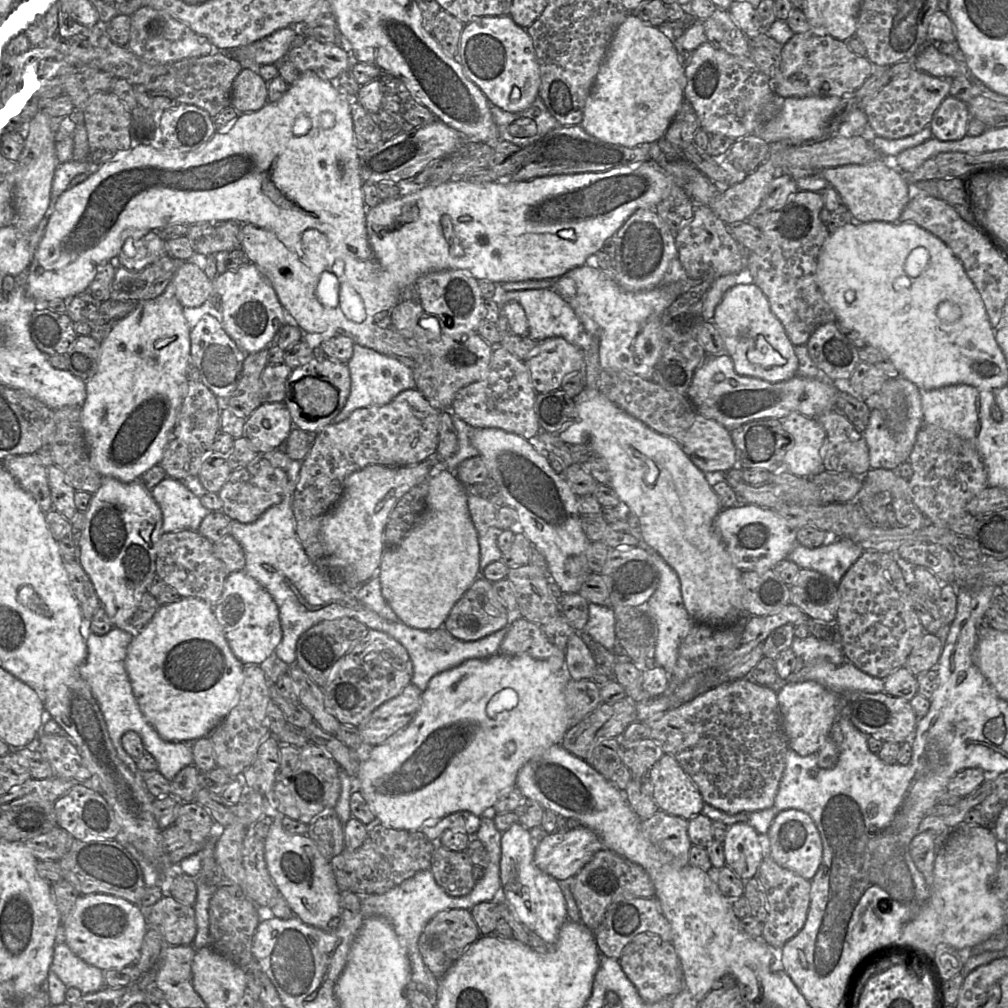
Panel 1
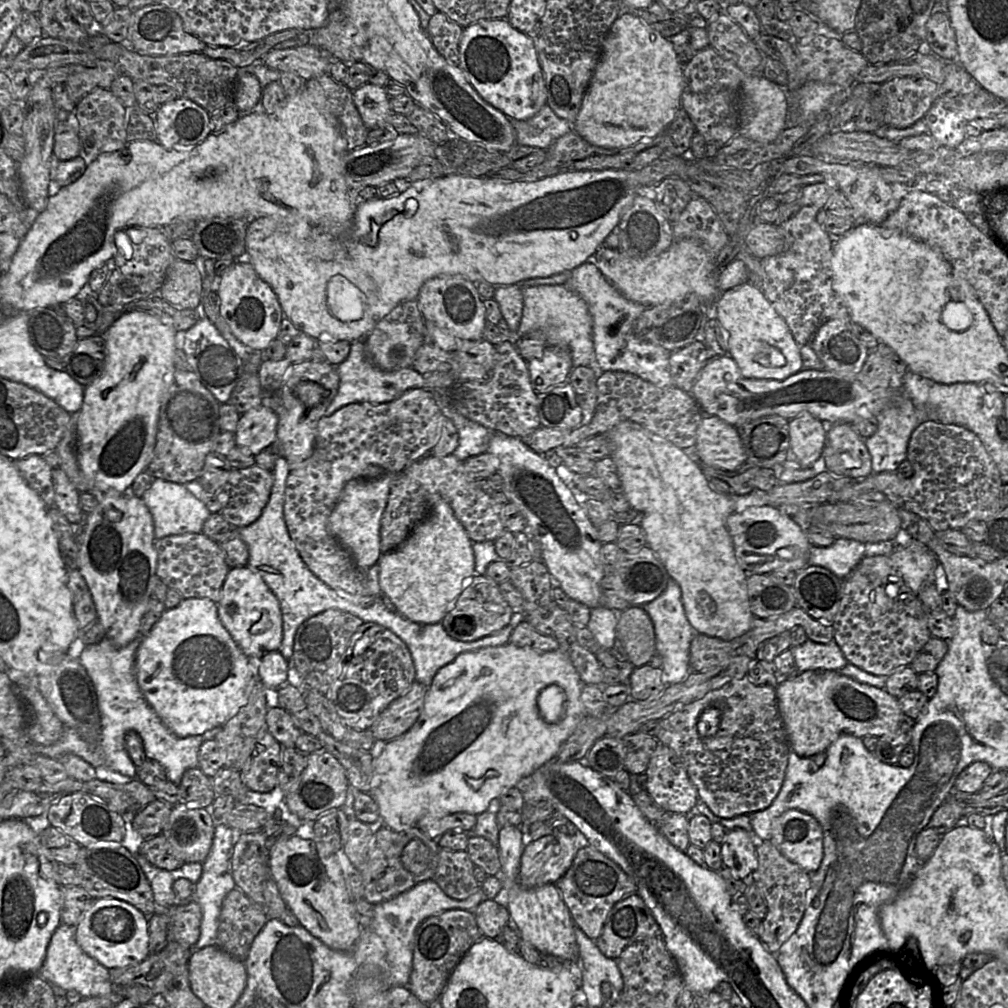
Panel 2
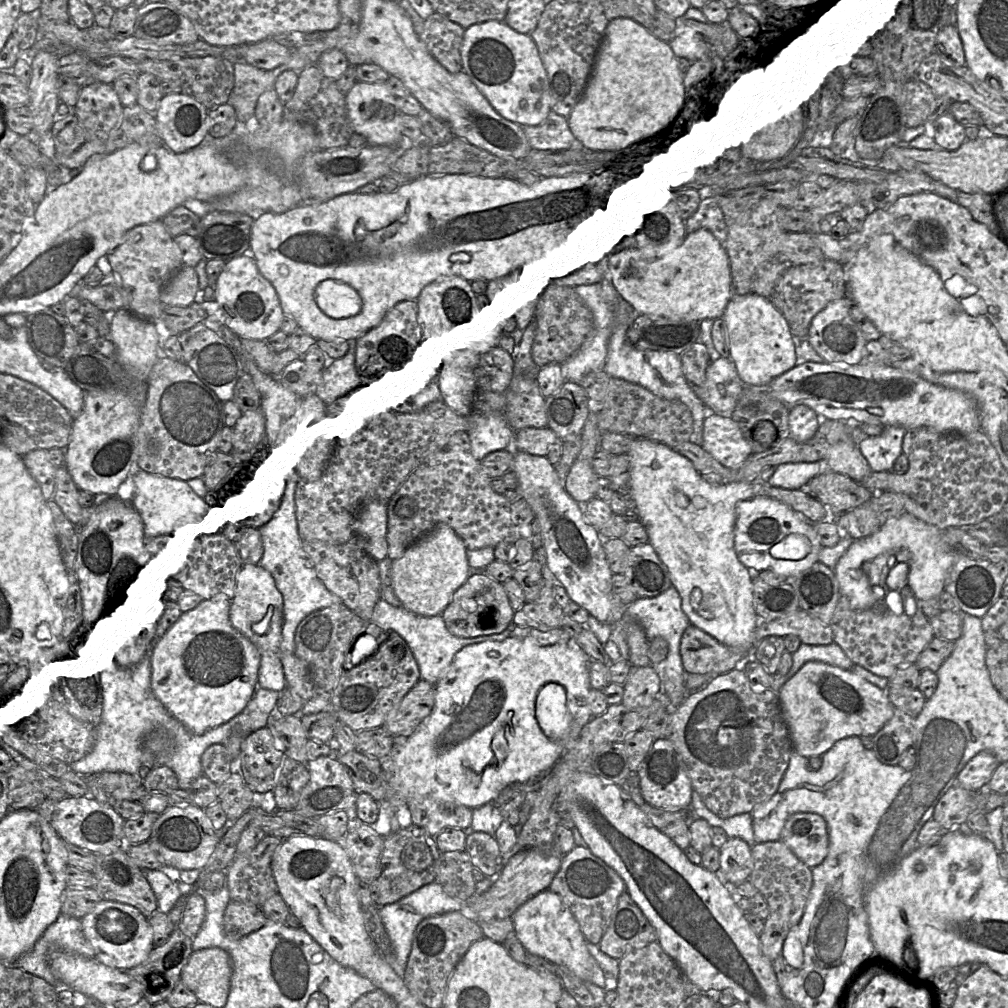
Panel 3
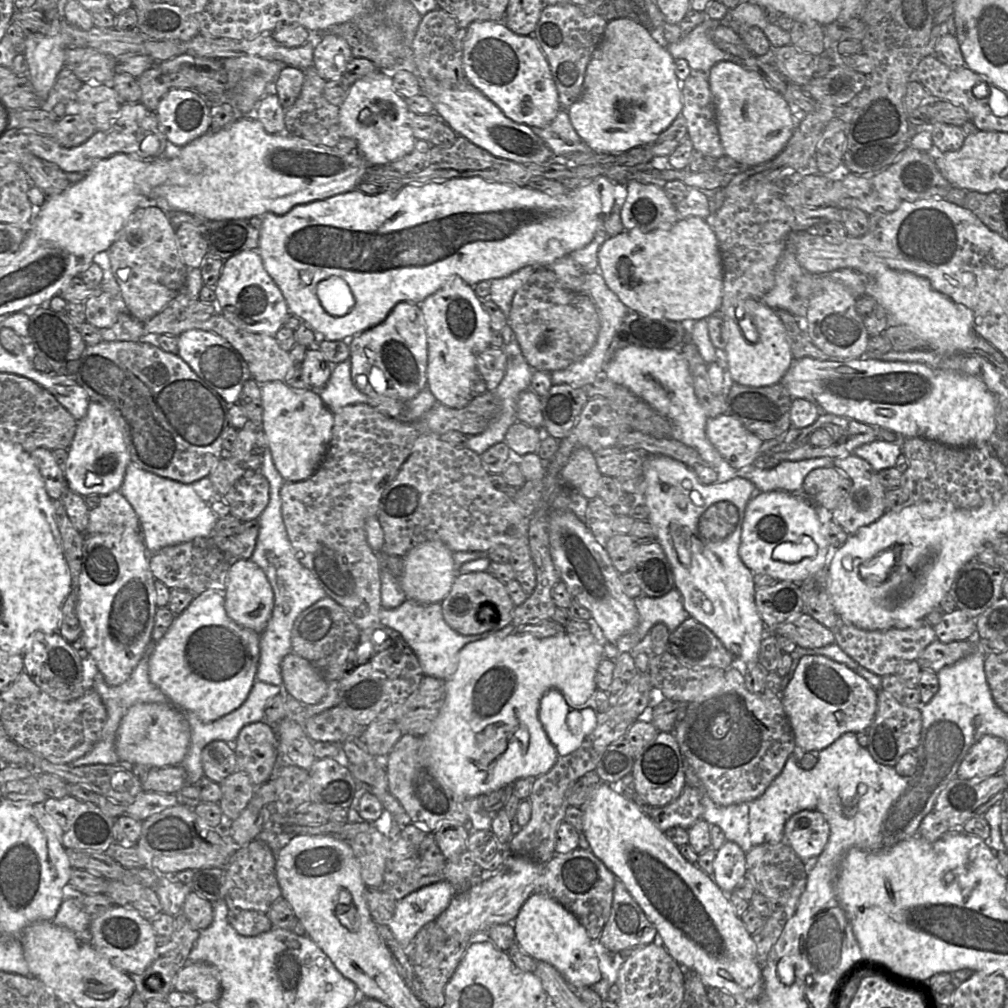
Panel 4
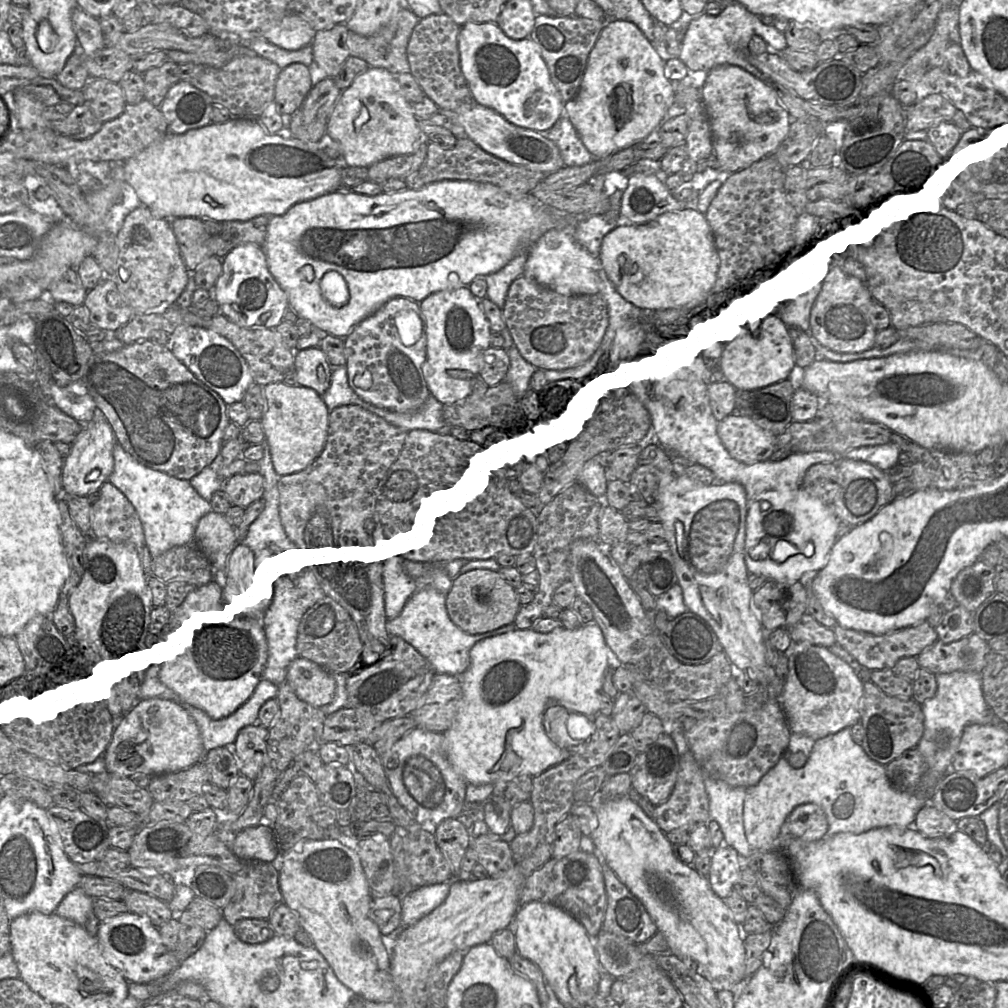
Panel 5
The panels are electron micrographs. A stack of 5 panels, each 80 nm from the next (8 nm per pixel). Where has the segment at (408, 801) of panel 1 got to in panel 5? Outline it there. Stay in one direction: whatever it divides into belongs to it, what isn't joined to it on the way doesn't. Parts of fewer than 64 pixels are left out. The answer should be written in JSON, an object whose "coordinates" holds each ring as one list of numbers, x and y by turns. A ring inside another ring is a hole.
{"coordinates":[[593,621,581,627,568,630,557,628,550,633,541,634,526,630,515,630,504,634,489,637,477,642,470,650,470,664,466,671,459,677,462,688,462,698,456,716,451,727,443,733,444,751,455,771,463,777,467,784,482,785,495,784,506,785,511,781,515,781,521,775,535,777,547,769,563,762,570,756,570,751,561,749,556,746,546,735,543,727,544,713,551,705,559,705,564,707,570,713,584,715,590,719,600,714,600,695,605,678,605,673,608,669,615,669,622,664,617,661,614,653,609,649,605,642,605,638,600,627]]}

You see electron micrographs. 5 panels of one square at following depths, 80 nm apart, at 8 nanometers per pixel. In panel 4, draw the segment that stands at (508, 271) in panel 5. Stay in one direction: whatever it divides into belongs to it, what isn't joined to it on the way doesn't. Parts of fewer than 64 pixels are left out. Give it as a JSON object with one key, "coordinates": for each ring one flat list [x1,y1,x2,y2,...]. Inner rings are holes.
{"coordinates":[[528,265,506,277,487,280,491,282,489,299,499,306,506,318,508,318,511,311,515,293,537,268,537,266]]}

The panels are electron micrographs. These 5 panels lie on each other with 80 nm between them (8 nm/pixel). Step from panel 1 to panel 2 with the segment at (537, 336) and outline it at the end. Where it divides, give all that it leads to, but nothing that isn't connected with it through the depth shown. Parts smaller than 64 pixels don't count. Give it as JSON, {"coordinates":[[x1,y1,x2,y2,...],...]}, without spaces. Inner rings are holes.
{"coordinates":[[539,285,523,287,522,295,524,299,523,315,517,334,519,338,527,333,538,330,541,331,549,344,556,348,567,348,572,357,573,368,579,366,590,366,597,361,593,341,593,319,585,301,575,292,569,290,565,285]]}

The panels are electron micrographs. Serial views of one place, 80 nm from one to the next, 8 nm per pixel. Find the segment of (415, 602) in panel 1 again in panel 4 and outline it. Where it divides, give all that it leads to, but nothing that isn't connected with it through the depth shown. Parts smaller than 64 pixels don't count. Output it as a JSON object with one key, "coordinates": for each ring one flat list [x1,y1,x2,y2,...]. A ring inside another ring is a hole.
{"coordinates":[[434,540,420,543,404,555,403,571,399,580,407,599,424,605,441,603,449,594,459,574,453,553,443,542]]}

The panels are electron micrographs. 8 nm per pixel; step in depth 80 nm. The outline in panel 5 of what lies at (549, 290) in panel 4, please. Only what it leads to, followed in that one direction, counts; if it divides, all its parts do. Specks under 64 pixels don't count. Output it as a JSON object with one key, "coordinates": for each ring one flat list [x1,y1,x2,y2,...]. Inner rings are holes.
{"coordinates":[[524,276,510,285,502,315,521,356,548,371,584,365,601,346,609,324,608,306,600,294,564,296]]}

